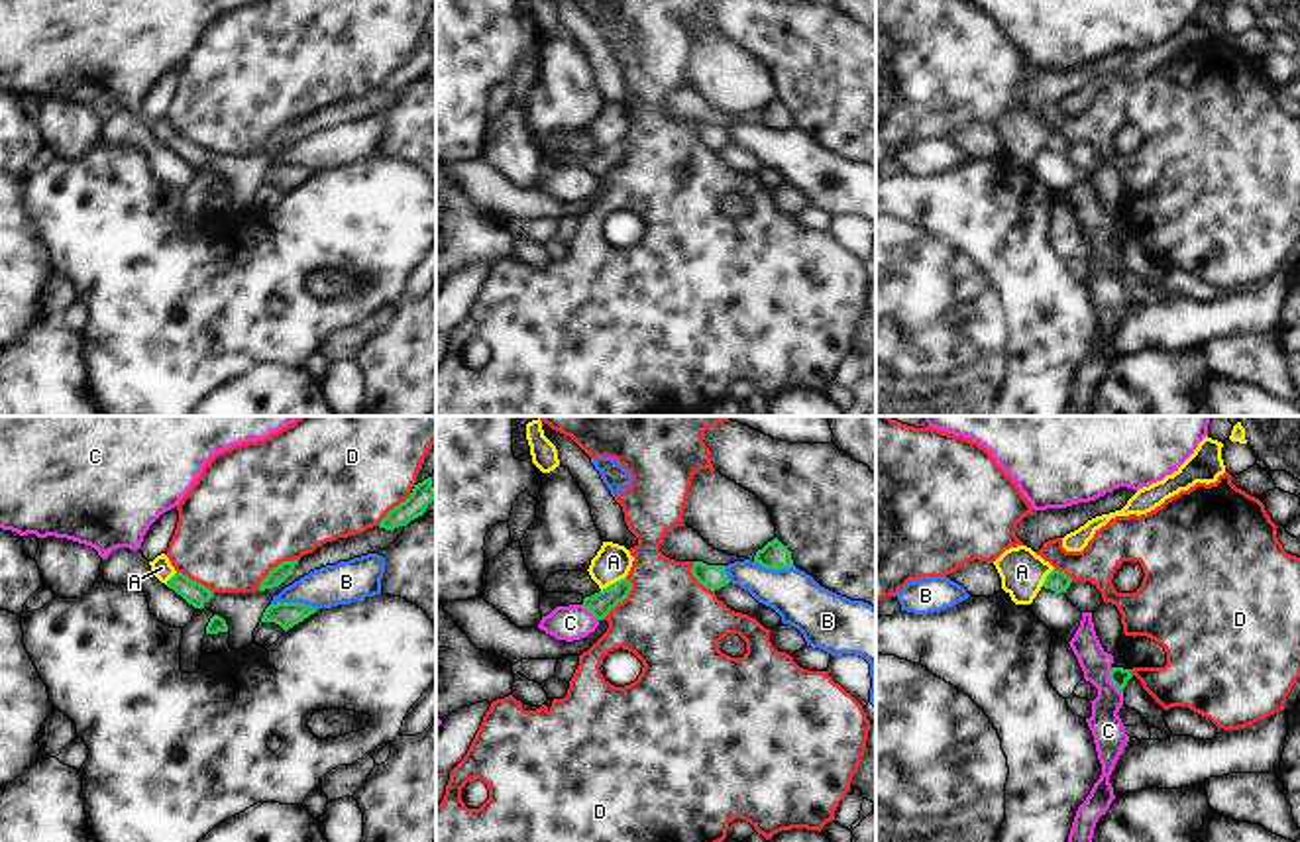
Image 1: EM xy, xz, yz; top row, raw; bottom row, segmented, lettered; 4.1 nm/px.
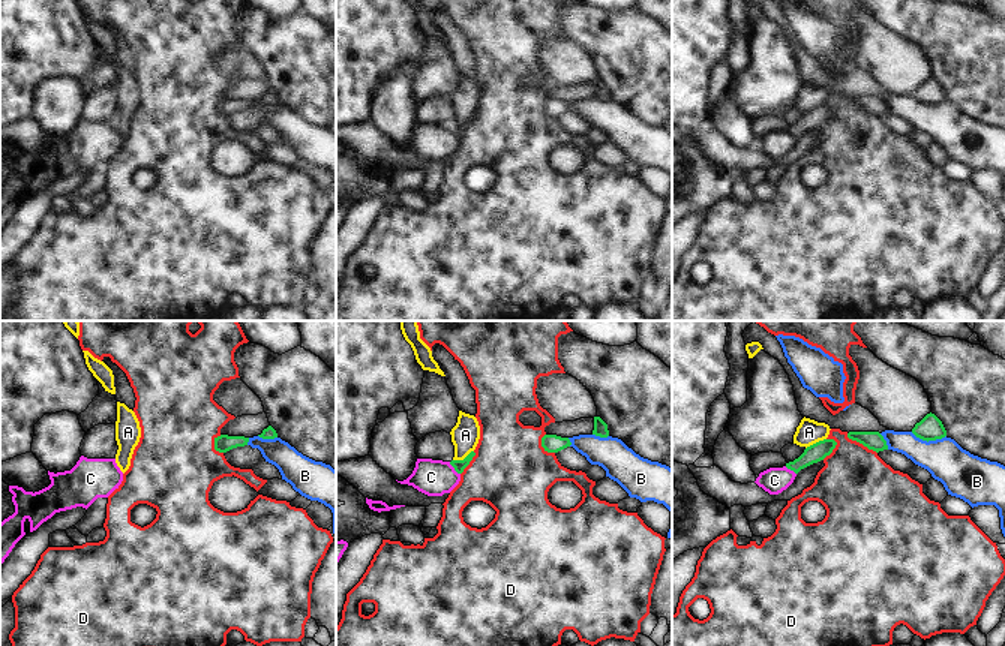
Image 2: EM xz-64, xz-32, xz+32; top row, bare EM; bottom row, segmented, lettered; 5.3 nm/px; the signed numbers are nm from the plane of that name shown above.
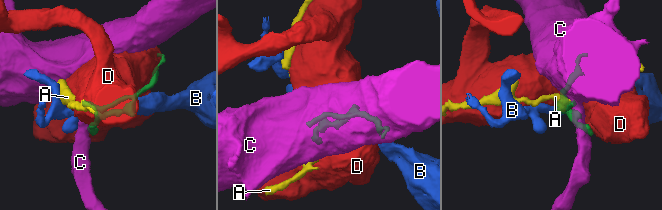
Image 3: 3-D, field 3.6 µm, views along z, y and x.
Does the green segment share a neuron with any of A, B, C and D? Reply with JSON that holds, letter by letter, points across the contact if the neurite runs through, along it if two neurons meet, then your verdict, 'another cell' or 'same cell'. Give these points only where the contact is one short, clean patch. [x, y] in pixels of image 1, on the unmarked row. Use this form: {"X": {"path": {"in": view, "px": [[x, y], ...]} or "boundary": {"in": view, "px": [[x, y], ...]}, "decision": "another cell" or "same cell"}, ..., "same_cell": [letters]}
{"A": {"boundary": {"in": "xz", "px": [[625, 136], [601, 152]]}, "decision": "another cell"}, "B": {"boundary": {"in": "xy", "px": [[271, 163], [307, 163], [317, 169]]}, "decision": "another cell"}, "C": {"boundary": {"in": "yz", "px": [[1110, 228], [1110, 240], [1122, 254]]}, "decision": "another cell"}, "D": {"decision": "another cell"}, "same_cell": []}

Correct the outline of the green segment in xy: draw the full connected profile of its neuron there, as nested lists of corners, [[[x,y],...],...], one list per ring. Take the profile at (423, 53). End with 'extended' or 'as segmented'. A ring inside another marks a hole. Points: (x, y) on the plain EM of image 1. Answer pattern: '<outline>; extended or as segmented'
[[[432,37],[414,45],[410,57],[387,73],[387,77],[379,82],[379,88],[395,90],[399,86],[406,86],[410,80],[422,77],[428,65],[434,61]]]; as segmented

